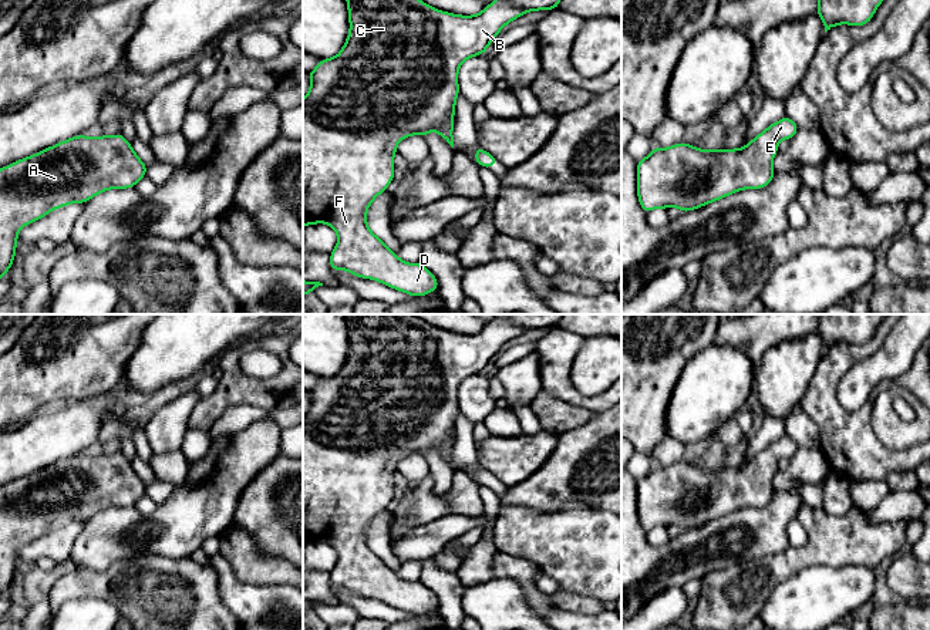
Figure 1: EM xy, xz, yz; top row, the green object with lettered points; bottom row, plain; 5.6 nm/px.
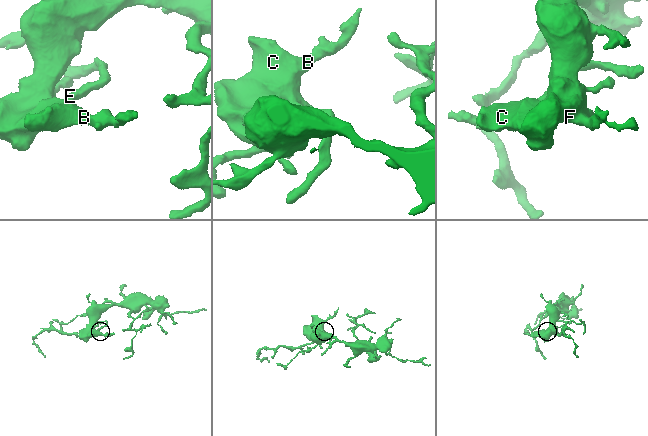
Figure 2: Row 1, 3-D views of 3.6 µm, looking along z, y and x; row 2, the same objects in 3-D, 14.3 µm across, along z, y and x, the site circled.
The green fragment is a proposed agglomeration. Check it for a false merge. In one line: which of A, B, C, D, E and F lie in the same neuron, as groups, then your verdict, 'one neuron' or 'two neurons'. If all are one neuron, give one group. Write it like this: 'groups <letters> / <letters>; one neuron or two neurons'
groups A B C D E F; one neuron

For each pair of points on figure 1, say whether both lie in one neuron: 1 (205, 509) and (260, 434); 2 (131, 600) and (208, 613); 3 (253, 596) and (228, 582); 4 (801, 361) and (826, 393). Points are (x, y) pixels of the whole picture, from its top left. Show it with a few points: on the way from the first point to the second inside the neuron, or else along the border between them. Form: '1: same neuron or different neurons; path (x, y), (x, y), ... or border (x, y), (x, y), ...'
1: same neuron; path (219, 491), (235, 467), (249, 452)
2: same neuron; path (150, 600), (172, 600), (185, 613), (189, 613)
3: same neuron; path (248, 596), (242, 596), (233, 588)
4: different neurons; border (825, 351), (808, 390), (798, 403)

